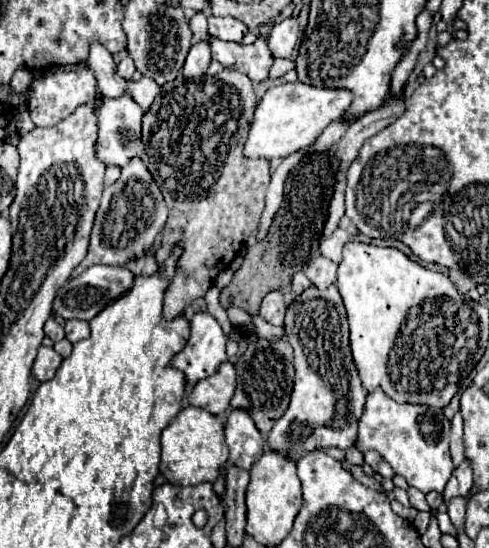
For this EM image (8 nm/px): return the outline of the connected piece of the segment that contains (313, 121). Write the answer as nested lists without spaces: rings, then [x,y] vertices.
[[[301,82],[271,86],[255,108],[249,136],[243,148],[247,158],[285,158],[295,150],[311,146],[325,126],[339,120],[351,106],[353,94],[349,90],[325,90],[315,86],[305,86]]]

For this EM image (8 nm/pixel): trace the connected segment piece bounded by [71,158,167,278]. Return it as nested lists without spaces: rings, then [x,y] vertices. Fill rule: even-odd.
[[[133,158],[129,166],[121,168],[121,176],[115,184],[103,190],[101,204],[95,216],[89,252],[83,262],[71,272],[71,278],[79,276],[93,264],[109,264],[129,268],[135,276],[151,276],[157,272],[153,258],[153,244],[157,234],[163,230],[167,220],[167,204],[161,196],[157,182],[143,164],[141,158]]]

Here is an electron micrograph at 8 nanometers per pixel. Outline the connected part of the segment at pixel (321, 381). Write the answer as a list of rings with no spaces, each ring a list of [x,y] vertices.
[[[311,286],[297,296],[287,308],[285,336],[295,350],[295,386],[289,408],[269,432],[269,450],[299,460],[313,450],[329,446],[351,448],[357,440],[357,424],[365,408],[367,390],[363,390],[353,364],[347,314],[337,286],[327,290]]]

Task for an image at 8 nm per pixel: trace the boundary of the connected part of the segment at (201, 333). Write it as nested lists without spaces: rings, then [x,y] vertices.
[[[207,312],[189,318],[189,330],[187,344],[173,356],[169,366],[185,374],[187,386],[195,386],[199,380],[213,376],[227,360],[225,334],[219,322]]]

